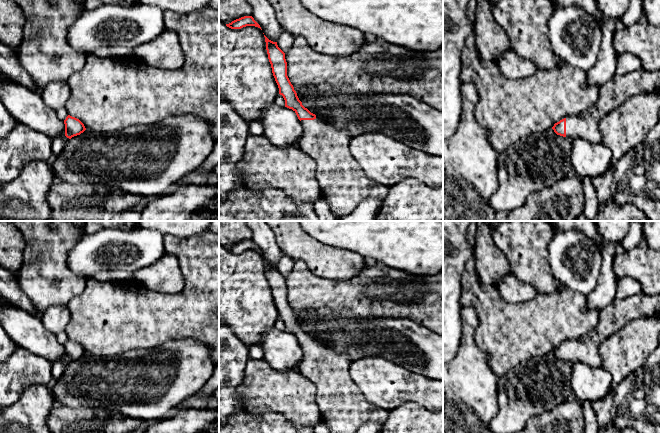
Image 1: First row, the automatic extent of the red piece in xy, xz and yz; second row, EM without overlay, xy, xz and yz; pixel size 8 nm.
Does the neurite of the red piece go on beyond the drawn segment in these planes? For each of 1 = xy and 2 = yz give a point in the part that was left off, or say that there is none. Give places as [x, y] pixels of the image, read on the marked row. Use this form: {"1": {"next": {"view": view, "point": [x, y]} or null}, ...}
{"1": {"next": null}, "2": {"next": null}}

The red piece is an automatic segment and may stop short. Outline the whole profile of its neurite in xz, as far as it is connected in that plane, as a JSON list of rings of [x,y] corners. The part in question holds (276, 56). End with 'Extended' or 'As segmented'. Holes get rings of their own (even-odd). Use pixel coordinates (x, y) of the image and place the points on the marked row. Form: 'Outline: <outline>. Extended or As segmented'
Outline: [[[265,35],[264,37],[272,73],[278,85],[279,94],[282,95],[285,100],[285,107],[292,109],[300,121],[316,119],[316,115],[302,105],[287,76],[285,53],[278,47],[277,42],[269,40]]]. As segmented

